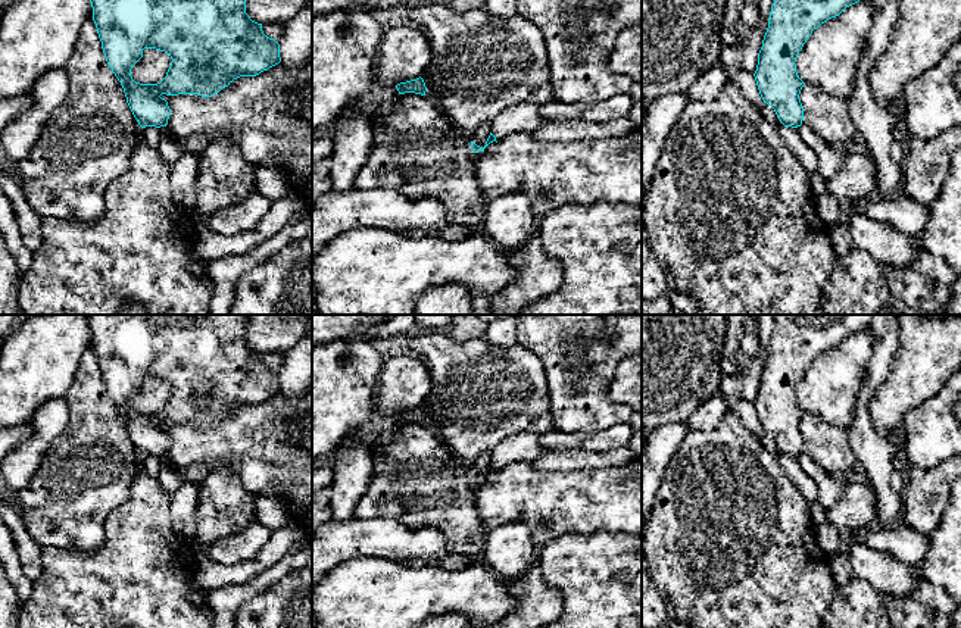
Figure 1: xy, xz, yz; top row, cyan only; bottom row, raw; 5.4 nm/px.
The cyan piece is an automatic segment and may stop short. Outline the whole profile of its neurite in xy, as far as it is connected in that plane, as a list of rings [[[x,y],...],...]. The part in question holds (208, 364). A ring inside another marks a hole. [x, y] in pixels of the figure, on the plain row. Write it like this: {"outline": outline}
{"outline": [[[90,315],[87,319],[106,391],[121,412],[127,432],[141,457],[166,456],[171,438],[162,424],[212,427],[234,409],[256,406],[281,391],[280,374],[266,366],[262,353],[246,343],[250,315]],[[144,378],[165,381],[172,388],[166,406],[157,413],[140,413],[131,406],[131,399],[143,387]]]}

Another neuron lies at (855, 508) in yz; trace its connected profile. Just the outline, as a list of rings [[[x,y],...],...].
[[[846,478],[842,494],[834,506],[827,509],[827,524],[837,528],[845,535],[855,528],[876,527],[876,494],[867,481]]]

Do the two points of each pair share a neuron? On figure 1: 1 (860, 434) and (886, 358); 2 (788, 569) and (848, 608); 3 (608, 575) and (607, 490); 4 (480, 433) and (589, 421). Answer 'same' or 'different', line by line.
1: same
2: different
3: different
4: different

